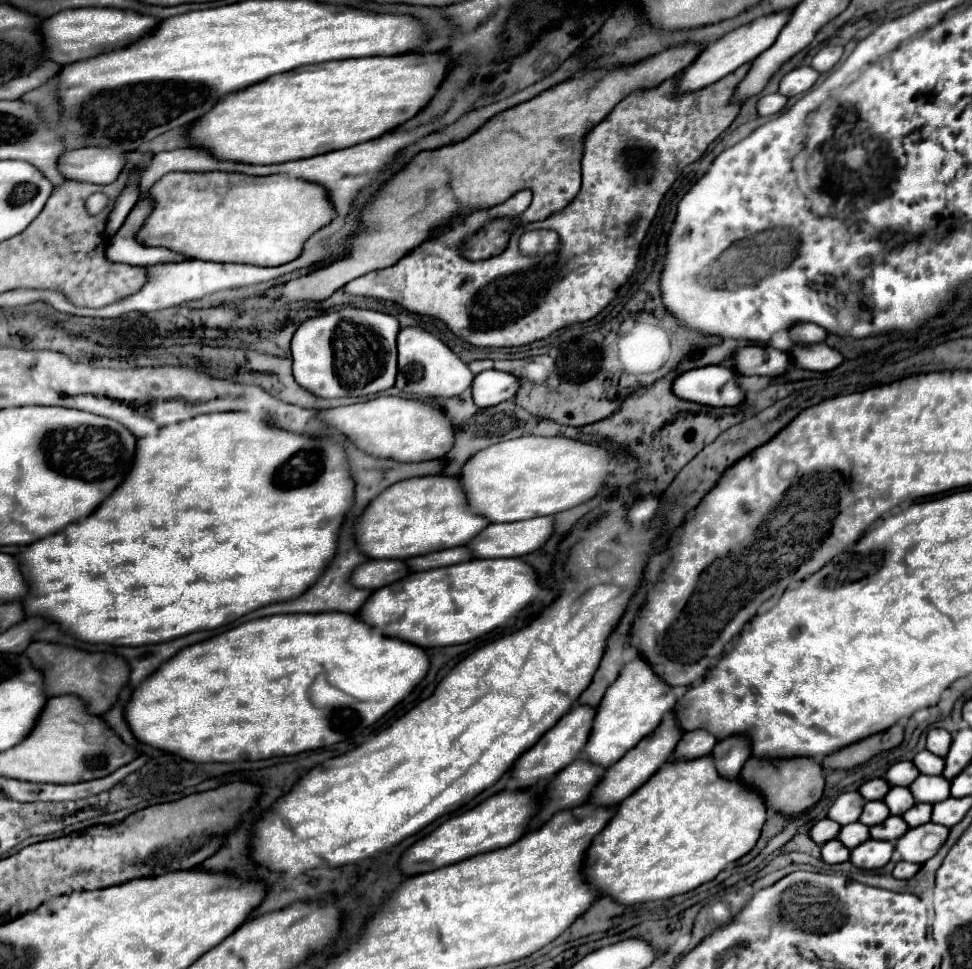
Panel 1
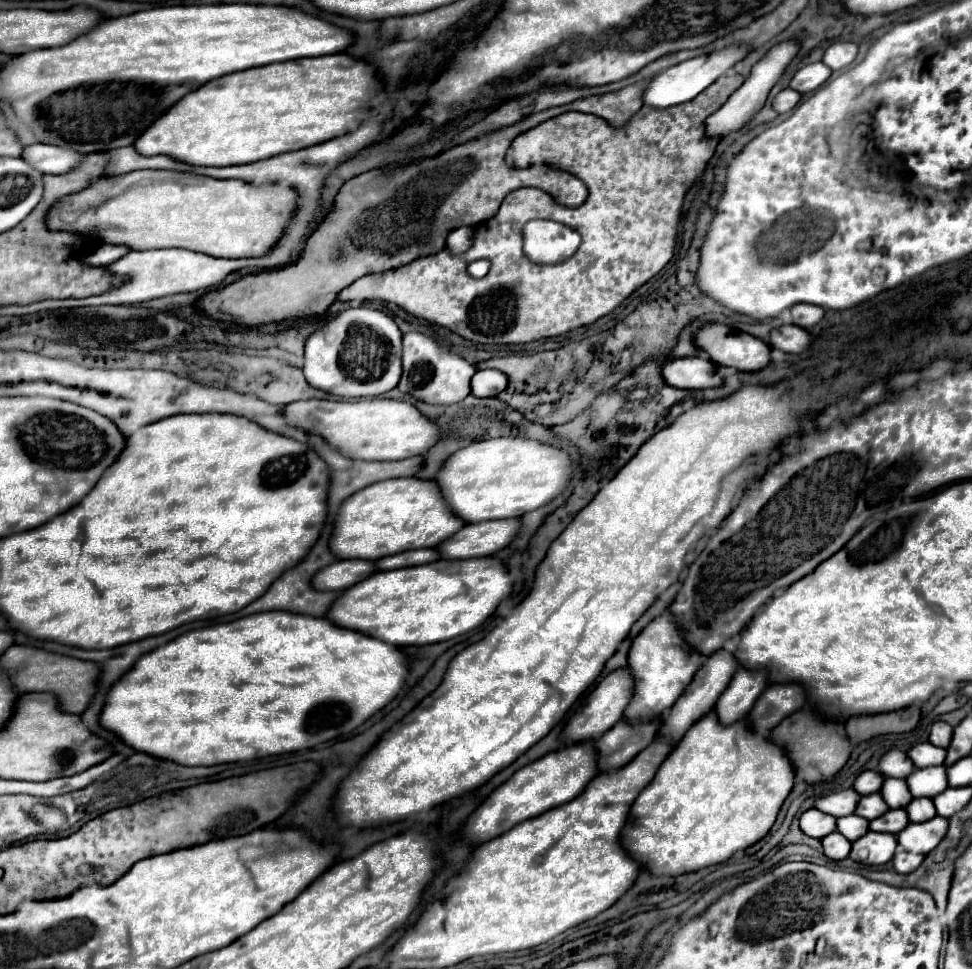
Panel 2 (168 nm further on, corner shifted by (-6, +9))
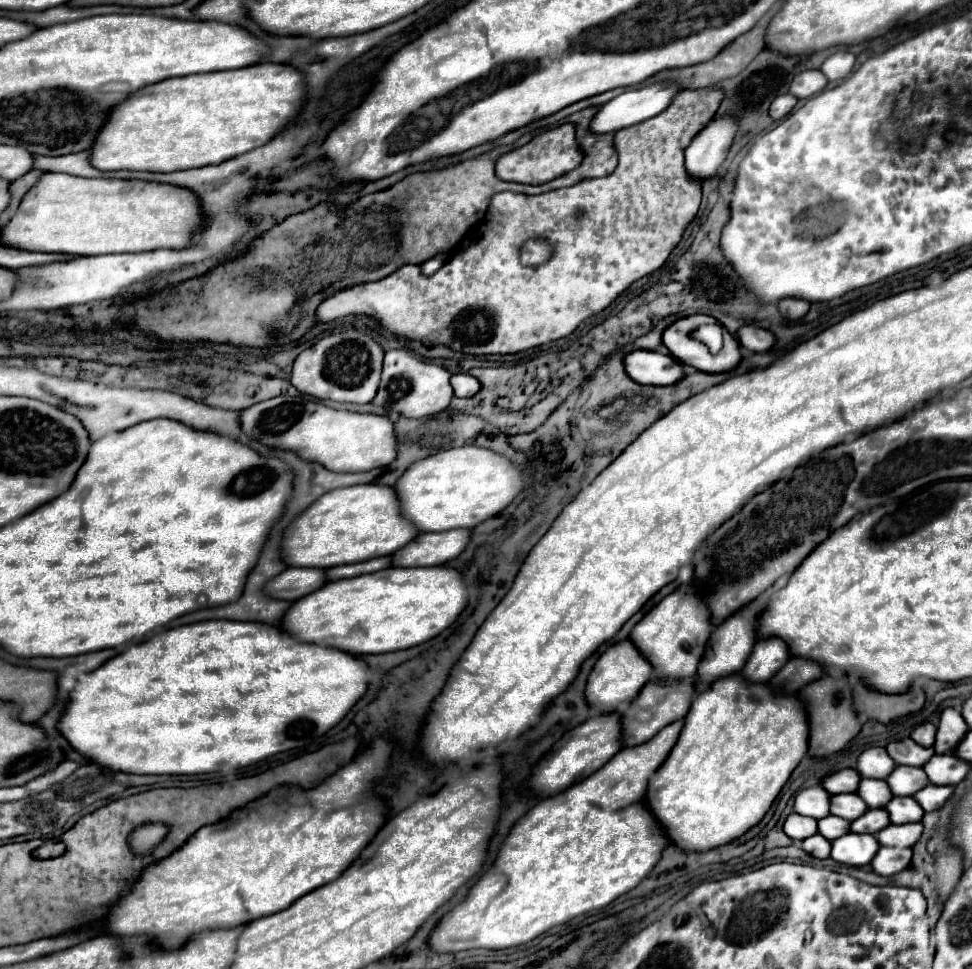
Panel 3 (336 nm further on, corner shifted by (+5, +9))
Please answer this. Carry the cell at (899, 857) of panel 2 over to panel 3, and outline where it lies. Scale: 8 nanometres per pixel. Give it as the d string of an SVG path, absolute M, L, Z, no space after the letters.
M879 848L875 858L871 860L871 868L879 876L893 876L899 870L907 868L911 862L911 848Z

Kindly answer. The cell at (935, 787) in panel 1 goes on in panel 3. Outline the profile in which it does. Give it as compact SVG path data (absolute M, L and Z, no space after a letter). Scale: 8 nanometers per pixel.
M895 766L895 770L885 780L893 796L913 796L917 790L929 784L927 774L921 768L913 766Z

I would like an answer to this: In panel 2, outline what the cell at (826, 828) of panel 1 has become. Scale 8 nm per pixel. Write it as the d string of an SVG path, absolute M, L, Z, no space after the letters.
M812 808L800 816L800 828L804 834L812 838L824 838L826 834L832 834L836 830L836 818L826 816L820 810Z

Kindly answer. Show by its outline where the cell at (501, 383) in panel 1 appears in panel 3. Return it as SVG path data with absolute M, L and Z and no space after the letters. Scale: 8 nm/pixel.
M455 374L451 378L451 388L457 398L469 398L479 392L479 382L469 374Z

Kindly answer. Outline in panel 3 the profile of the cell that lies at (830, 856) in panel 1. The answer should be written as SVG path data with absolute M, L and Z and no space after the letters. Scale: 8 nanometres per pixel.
M813 834L811 838L803 840L803 850L815 858L829 858L831 842L827 838L823 838L821 834Z

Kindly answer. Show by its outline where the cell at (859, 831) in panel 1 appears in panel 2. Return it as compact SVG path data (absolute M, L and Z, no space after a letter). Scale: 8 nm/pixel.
M850 814L850 816L844 816L844 818L838 818L838 824L836 824L836 830L840 834L844 834L850 842L858 840L862 834L868 832L868 820L858 816L858 814Z

